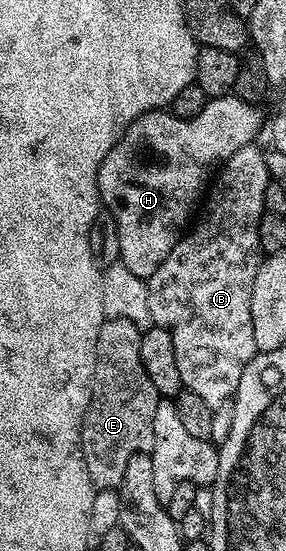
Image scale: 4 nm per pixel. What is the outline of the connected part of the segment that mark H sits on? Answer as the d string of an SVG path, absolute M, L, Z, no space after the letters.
M235 93L209 98L206 109L202 109L198 117L189 119L180 119L164 109L149 109L127 127L116 147L106 153L96 180L103 206L112 210L111 218L118 229L119 262L124 263L131 273L146 281L156 272L158 265L162 265L170 249L174 249L174 245L189 226L193 218L192 210L195 209L196 202L197 207L201 202L213 172L230 157L234 157L238 149L257 142L256 134L264 123L264 115L260 110L257 104L242 101Z

